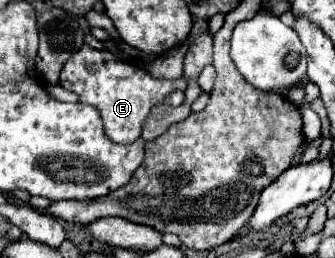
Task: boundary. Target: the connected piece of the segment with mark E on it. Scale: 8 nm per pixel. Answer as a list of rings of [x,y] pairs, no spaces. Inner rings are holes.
[[[83,45],[81,51],[73,53],[71,59],[61,69],[59,85],[79,97],[79,103],[93,105],[101,119],[105,135],[113,143],[133,143],[141,137],[141,127],[145,119],[149,117],[151,109],[155,105],[161,105],[163,99],[175,91],[185,87],[183,79],[157,79],[149,75],[149,71],[125,63],[119,57],[115,57],[109,51],[91,49],[89,45]]]

